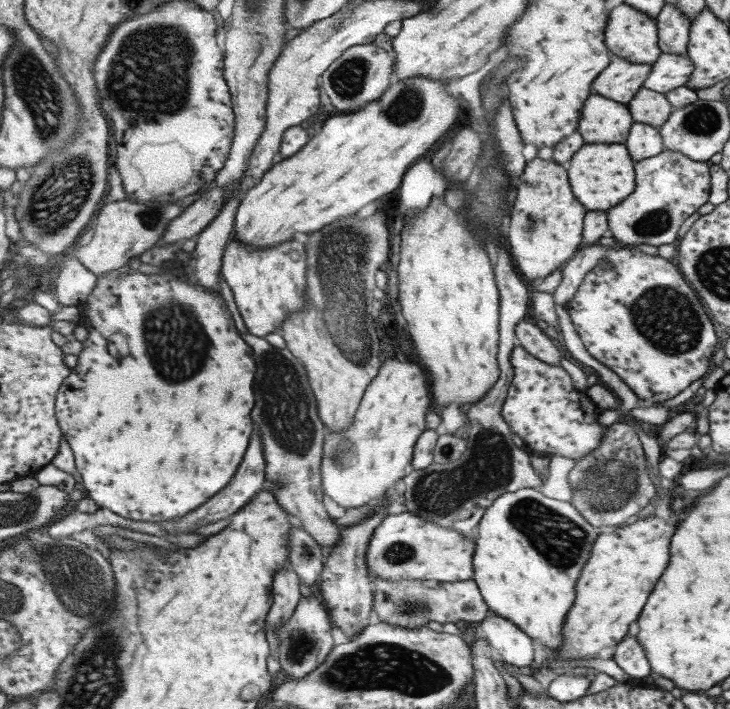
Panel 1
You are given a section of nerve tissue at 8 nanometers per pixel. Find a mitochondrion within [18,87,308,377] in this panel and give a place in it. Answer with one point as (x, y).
(54, 206)

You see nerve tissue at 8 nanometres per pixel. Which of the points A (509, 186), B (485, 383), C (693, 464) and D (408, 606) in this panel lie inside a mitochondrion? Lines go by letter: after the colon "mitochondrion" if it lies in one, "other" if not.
A: other
B: other
C: other
D: mitochondrion

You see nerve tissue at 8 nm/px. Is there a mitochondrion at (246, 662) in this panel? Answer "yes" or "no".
no

